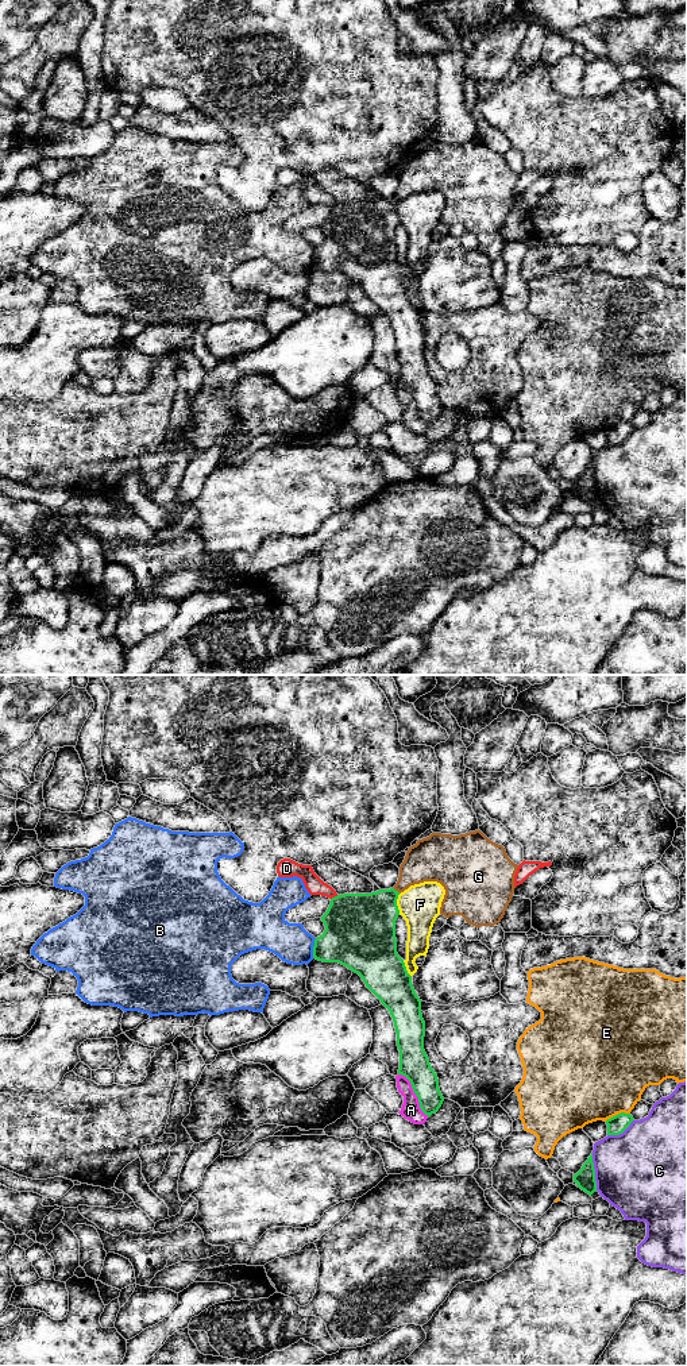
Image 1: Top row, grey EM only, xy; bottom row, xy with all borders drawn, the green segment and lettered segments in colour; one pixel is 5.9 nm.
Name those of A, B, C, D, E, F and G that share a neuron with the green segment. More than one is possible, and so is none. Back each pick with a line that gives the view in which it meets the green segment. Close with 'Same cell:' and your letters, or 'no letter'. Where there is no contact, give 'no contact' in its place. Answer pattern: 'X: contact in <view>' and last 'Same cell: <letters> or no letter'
Same cell: no letter

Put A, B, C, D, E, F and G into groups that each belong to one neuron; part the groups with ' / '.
A / B / C / D / E / F / G

